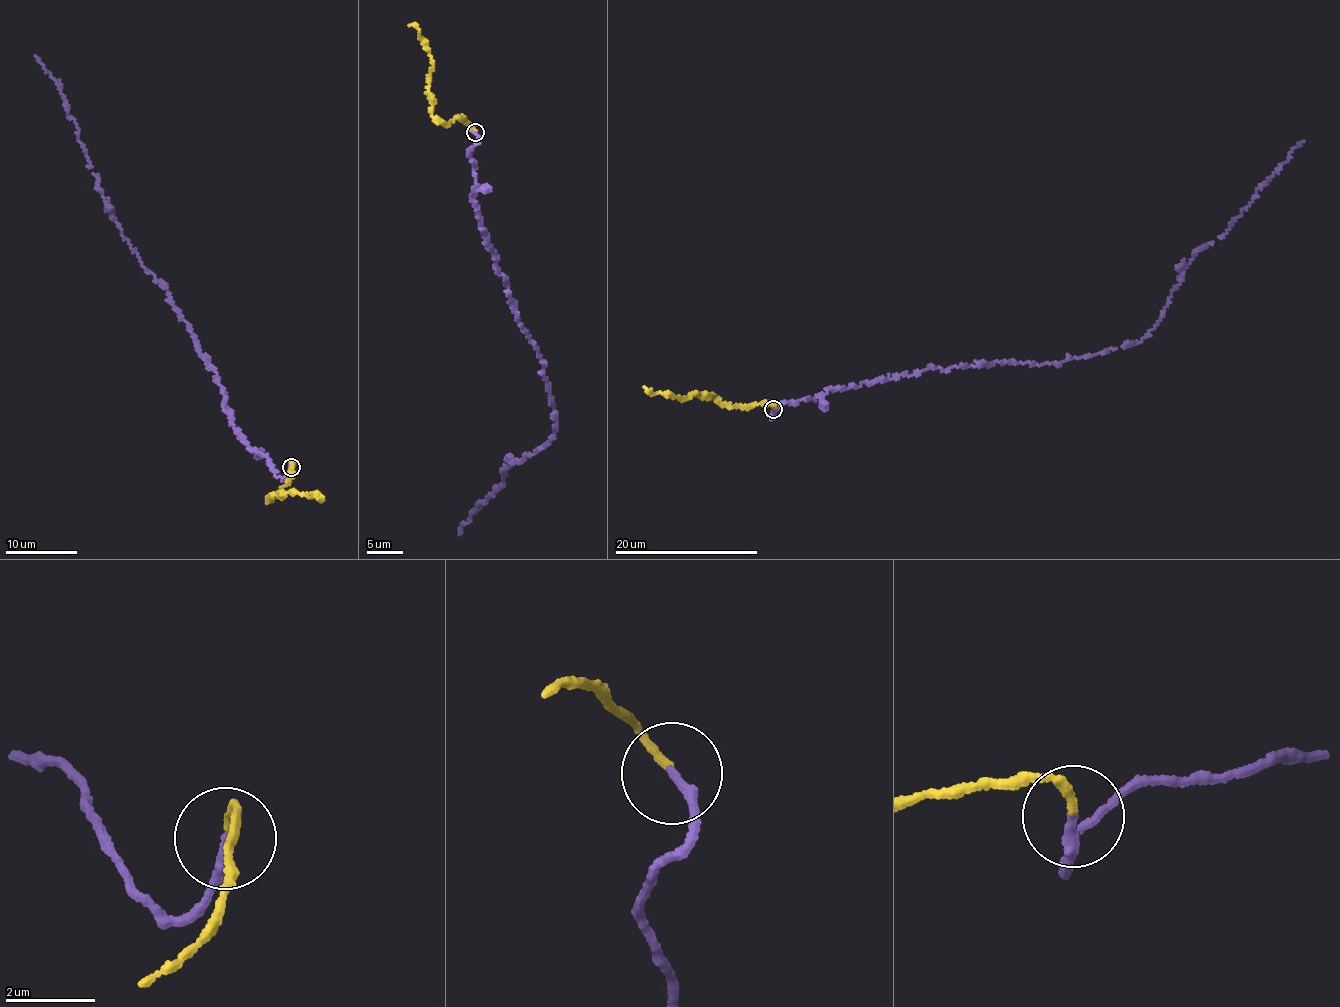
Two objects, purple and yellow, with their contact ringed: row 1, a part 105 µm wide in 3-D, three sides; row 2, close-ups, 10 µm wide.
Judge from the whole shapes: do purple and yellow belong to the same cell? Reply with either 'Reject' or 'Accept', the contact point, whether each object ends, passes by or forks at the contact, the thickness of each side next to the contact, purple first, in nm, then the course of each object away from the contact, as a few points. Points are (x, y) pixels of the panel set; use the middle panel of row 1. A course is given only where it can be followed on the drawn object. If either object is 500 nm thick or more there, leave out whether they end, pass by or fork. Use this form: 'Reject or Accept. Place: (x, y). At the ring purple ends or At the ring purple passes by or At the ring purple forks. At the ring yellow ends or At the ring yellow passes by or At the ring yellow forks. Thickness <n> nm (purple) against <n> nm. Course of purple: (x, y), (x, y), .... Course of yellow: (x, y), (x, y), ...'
Accept. Place: (475, 132). At the ring purple ends. At the ring yellow ends. Thickness 240 nm (purple) against 160 nm. Course of purple: (475, 132), (472, 200), (517, 321), (544, 364), (555, 431), (545, 446), (504, 466), (502, 486), (458, 535). Course of yellow: (474, 131), (467, 121), (457, 118), (446, 125), (433, 116), (428, 89), (432, 61), (427, 44), (409, 24)

